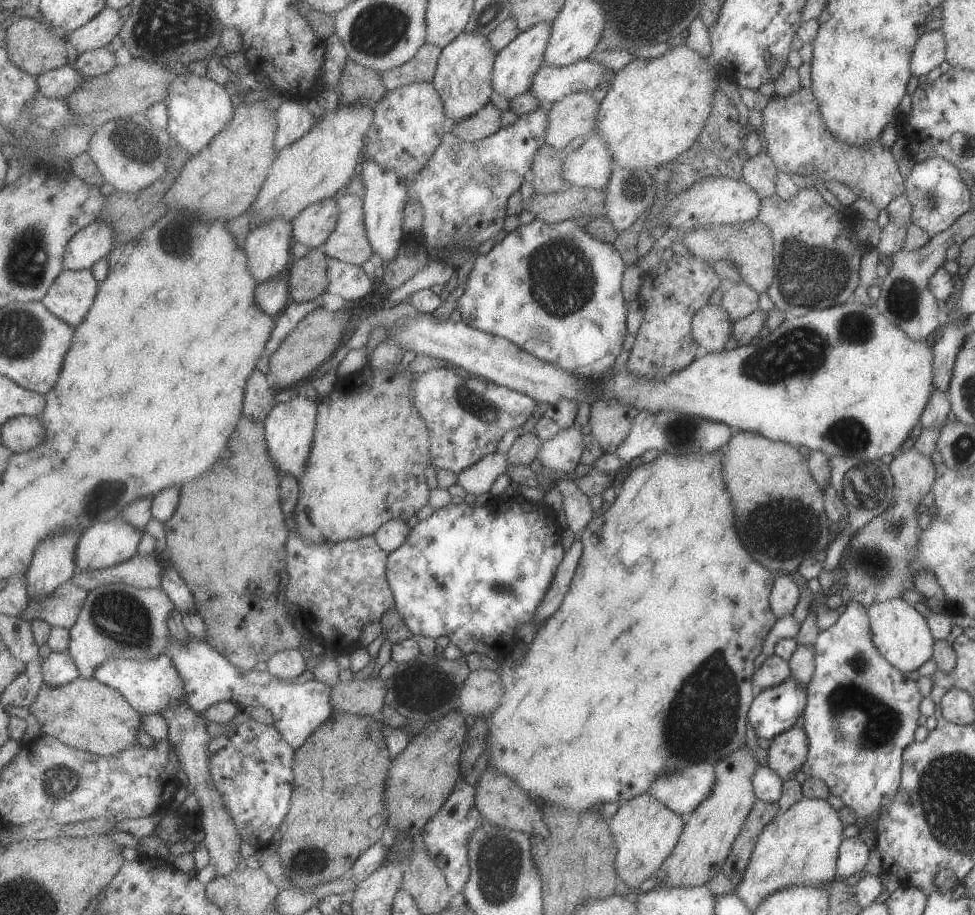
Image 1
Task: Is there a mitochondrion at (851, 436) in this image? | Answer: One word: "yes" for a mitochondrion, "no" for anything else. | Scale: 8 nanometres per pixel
yes

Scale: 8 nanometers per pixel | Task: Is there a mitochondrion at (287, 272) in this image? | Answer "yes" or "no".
no

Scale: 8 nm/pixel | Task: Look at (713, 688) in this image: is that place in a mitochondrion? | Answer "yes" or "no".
yes

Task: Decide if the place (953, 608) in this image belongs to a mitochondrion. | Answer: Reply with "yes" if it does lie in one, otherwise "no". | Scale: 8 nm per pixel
no

